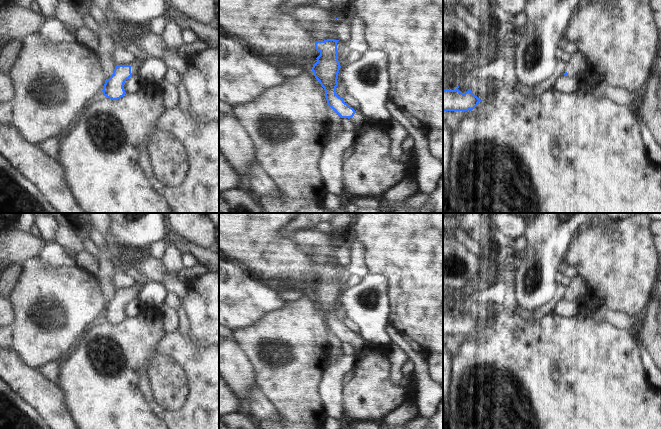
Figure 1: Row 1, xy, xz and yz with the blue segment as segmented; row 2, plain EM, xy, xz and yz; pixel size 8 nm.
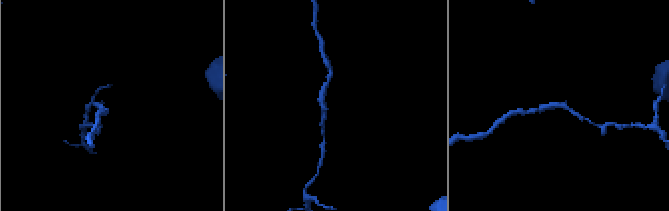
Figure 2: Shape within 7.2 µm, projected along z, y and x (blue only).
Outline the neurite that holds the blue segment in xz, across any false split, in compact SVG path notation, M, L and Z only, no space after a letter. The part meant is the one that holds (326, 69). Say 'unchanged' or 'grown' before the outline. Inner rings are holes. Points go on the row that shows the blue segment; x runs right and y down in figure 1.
grown; M327 39L315 42L315 49L320 52L320 55L316 58L317 62L313 65L312 71L325 90L327 105L341 118L350 119L355 125L354 131L364 132L375 124L370 119L364 117L361 112L356 112L344 102L343 98L336 94L338 73L341 68L338 61L338 41Z

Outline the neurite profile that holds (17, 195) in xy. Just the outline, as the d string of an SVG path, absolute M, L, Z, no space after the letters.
M1 153L0 213L58 213Z

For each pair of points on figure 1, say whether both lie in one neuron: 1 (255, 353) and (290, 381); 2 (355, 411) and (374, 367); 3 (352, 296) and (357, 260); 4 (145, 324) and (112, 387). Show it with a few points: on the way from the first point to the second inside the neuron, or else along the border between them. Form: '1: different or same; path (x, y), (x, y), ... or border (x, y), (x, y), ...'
1: same; path (264, 360), (269, 365), (274, 365), (281, 372)
2: same; path (358, 400), (370, 387), (371, 378)
3: different; border (368, 273), (362, 278)
4: same; path (129, 340), (127, 342), (127, 368), (124, 371)

